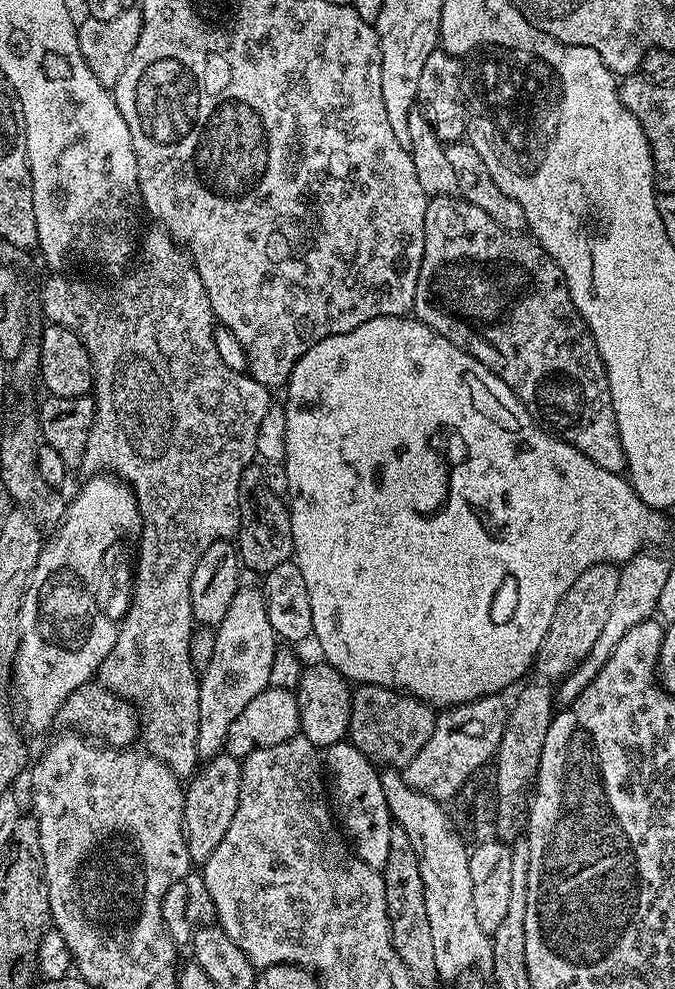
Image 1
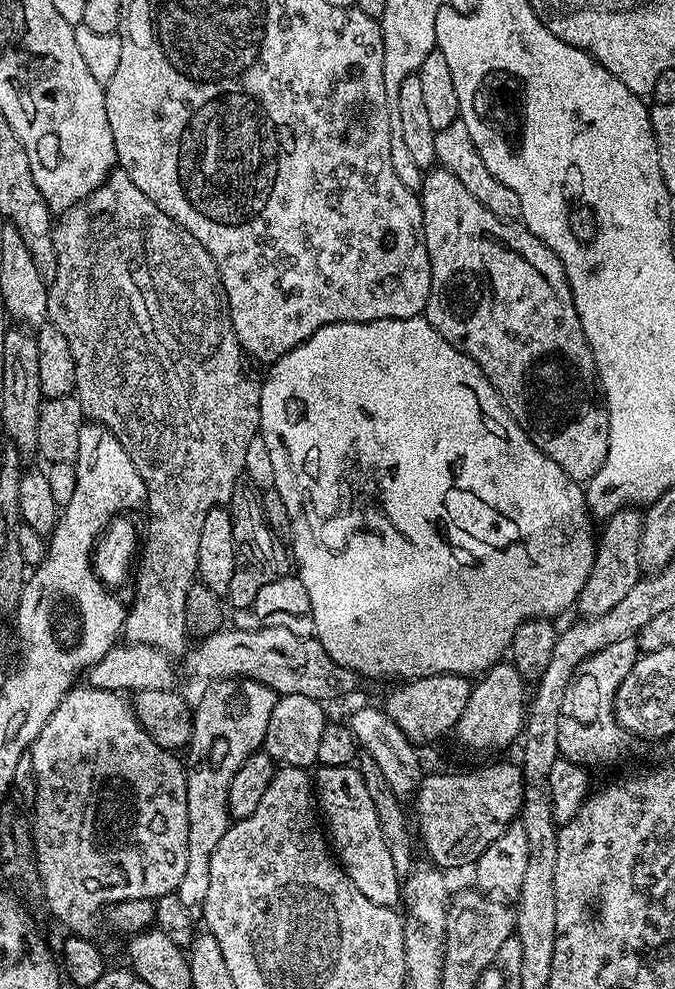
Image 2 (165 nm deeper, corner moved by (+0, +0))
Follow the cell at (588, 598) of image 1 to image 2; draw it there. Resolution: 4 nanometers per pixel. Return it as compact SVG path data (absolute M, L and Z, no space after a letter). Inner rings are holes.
M635 507L621 508L619 512L603 521L601 528L604 529L599 529L596 542L594 566L586 578L586 586L582 586L574 605L575 611L580 611L581 617L606 614L606 610L618 606L618 602L622 602L622 598L626 598L626 593L634 590L636 583L641 580L642 569L638 550L643 525L641 513Z

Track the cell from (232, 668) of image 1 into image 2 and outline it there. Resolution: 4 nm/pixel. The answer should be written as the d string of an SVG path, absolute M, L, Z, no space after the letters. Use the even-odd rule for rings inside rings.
M225 678L213 680L205 688L208 689L204 697L194 704L192 740L186 749L186 874L182 874L182 882L178 882L174 893L193 914L204 907L210 886L210 858L230 823L230 782L234 782L234 774L238 774L242 762L261 751L270 714L278 699L273 688L257 680Z

